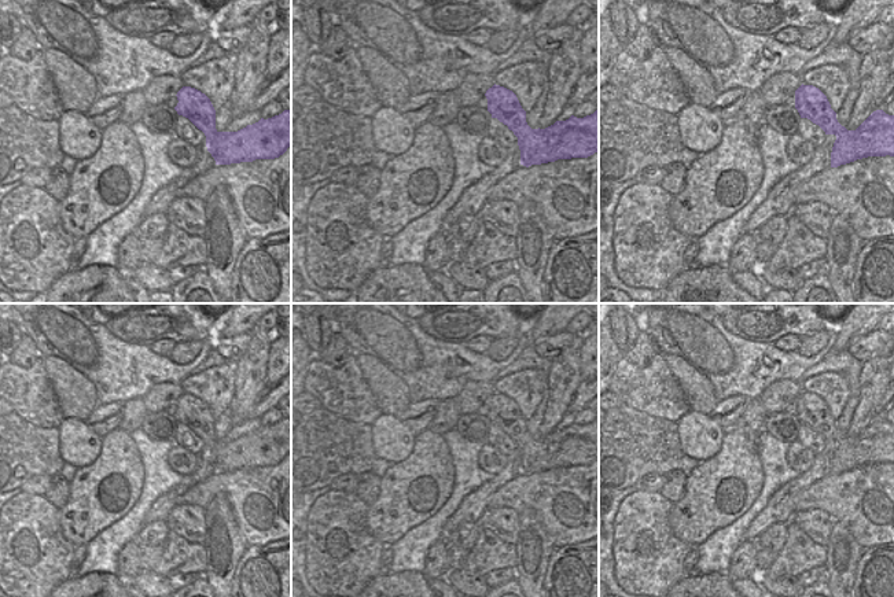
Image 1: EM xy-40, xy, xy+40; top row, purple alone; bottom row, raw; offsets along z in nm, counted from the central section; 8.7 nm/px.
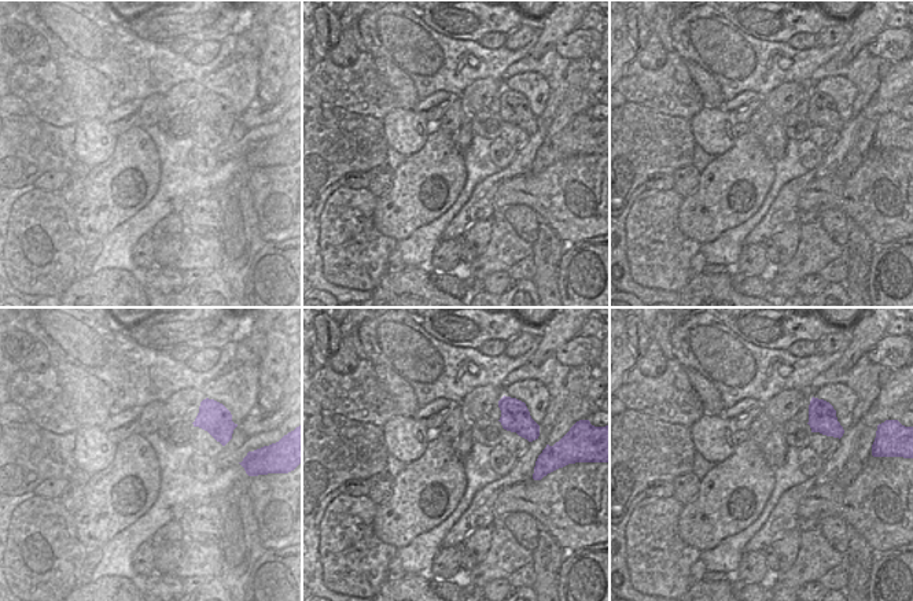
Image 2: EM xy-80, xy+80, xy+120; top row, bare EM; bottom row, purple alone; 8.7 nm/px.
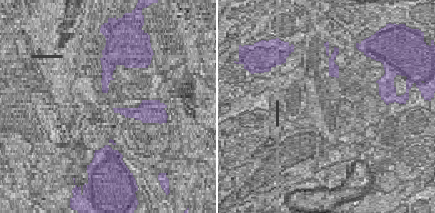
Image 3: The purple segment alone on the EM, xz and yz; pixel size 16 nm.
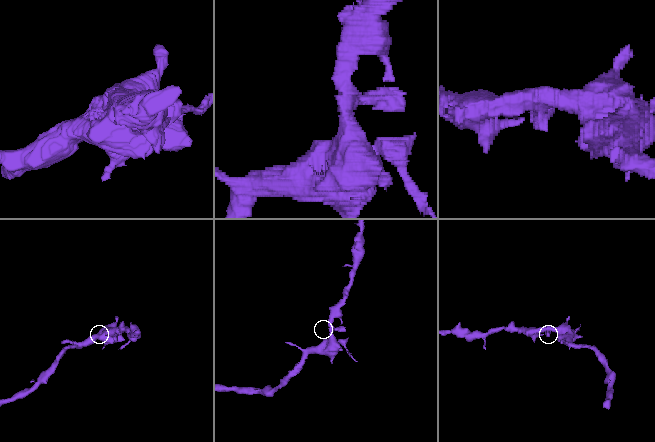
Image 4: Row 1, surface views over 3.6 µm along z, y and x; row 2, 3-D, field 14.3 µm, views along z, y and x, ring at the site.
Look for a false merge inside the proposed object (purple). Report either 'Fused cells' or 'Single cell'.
Single cell

